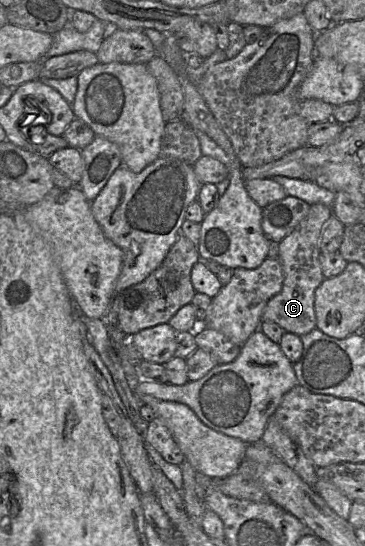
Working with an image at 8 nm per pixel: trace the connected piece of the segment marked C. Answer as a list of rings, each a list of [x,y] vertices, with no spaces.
[[[311,205],[306,218],[278,243],[278,259],[284,274],[283,287],[266,304],[261,315],[262,322],[274,322],[285,332],[298,336],[303,336],[316,328],[315,292],[324,281],[320,264],[320,239],[332,215],[332,208],[326,205]]]

